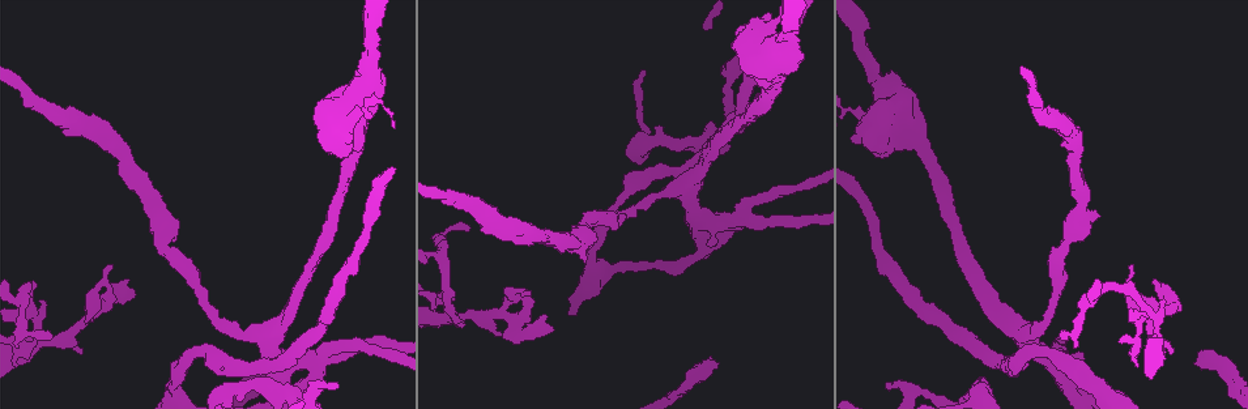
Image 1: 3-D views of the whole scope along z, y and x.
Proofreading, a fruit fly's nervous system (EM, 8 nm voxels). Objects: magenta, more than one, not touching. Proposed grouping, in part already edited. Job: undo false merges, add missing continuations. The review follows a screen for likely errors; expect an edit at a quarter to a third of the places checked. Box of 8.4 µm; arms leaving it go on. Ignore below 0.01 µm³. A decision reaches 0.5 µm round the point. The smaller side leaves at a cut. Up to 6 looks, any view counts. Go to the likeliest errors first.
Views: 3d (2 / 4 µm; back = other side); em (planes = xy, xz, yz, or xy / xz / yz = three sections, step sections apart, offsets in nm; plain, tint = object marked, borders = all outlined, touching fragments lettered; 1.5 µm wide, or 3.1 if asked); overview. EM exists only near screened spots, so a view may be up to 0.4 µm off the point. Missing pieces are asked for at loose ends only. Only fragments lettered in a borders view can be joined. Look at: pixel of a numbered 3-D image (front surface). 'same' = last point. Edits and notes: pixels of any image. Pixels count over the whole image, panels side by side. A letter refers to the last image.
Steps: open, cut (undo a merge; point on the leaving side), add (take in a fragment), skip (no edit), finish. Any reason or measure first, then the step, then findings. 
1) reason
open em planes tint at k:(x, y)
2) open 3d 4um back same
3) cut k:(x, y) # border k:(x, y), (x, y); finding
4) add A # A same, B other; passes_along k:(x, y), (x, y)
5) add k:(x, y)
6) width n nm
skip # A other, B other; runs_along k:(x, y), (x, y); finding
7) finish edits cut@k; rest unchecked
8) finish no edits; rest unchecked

an open end
open 3d 2um at 1:(887, 385)

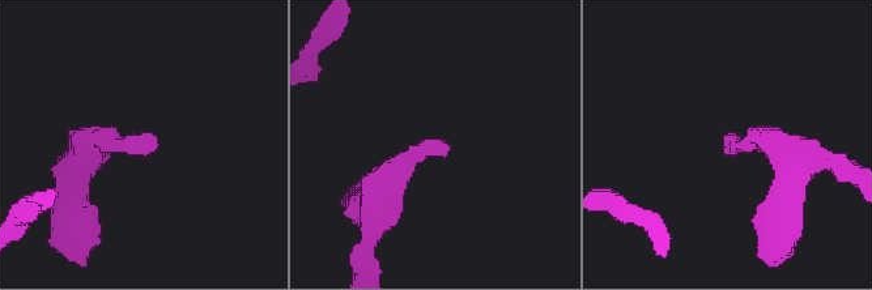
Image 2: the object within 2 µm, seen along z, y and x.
open em yz step 4 tint at 2:(729, 141)

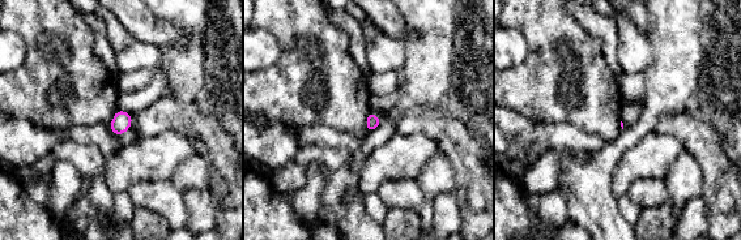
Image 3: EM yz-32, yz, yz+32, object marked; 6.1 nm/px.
another direction
open em planes borders same

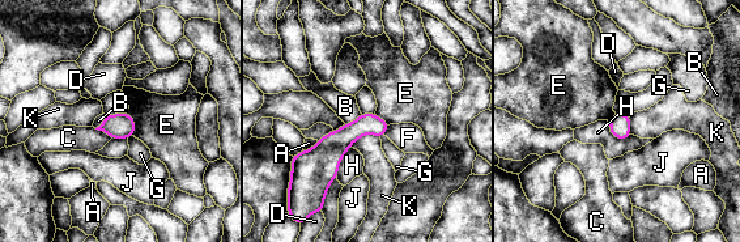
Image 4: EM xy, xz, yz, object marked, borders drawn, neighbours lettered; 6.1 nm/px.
longest_contact K 200 nm
skip # A other, B other, C other, D other, E other, F other, G other, H other, J other, K other; border 4:(126, 113), (135, 124), (132, 135); none of them fits

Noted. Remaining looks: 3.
free end
open em xy step 4 tint at 1:(469, 228)

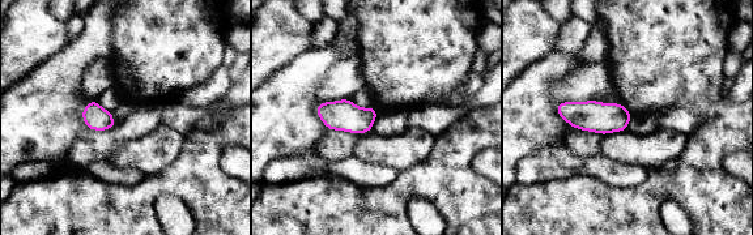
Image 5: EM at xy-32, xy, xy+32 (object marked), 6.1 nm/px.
open em planes borders same

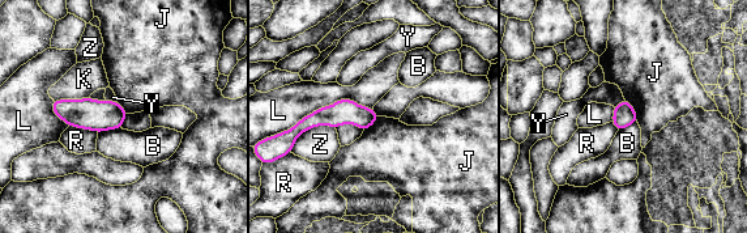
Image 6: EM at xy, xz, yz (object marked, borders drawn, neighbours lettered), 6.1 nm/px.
skip # B other, J other, K other, L other, R other, Y other, Z other; runs_along 6:(374, 117), (324, 115), (297, 132); no lettered fragment goes on from it

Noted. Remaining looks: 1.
branch stops here
open em planes borders at 1:(461, 325)

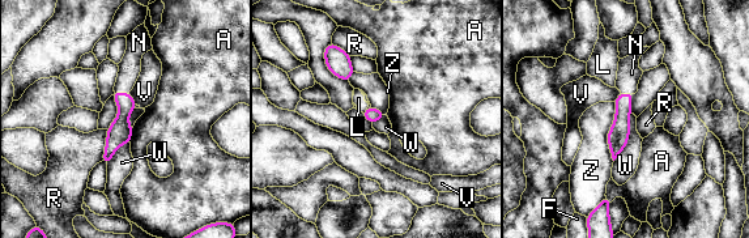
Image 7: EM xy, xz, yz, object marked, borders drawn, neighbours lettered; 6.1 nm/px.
add N # A other, F other, L other, N same, R other, V other, W other, Z other; it goes on there

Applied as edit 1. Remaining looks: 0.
finish edits add@7; rest unchecked

